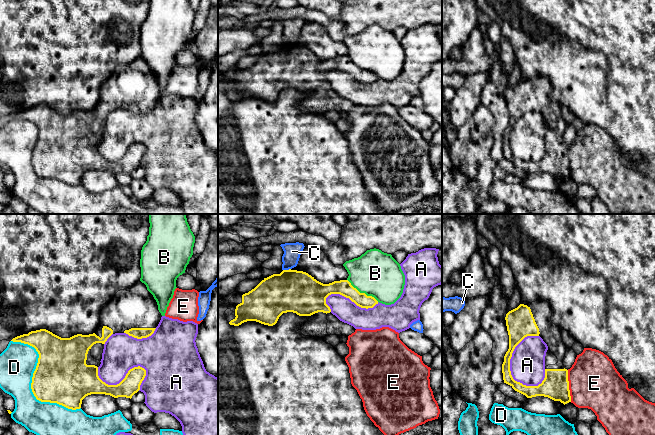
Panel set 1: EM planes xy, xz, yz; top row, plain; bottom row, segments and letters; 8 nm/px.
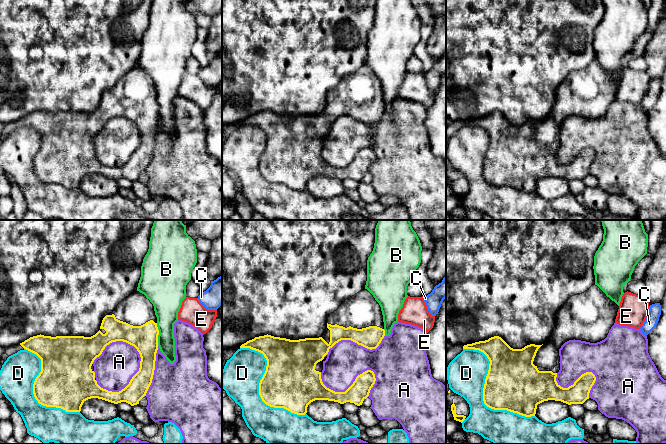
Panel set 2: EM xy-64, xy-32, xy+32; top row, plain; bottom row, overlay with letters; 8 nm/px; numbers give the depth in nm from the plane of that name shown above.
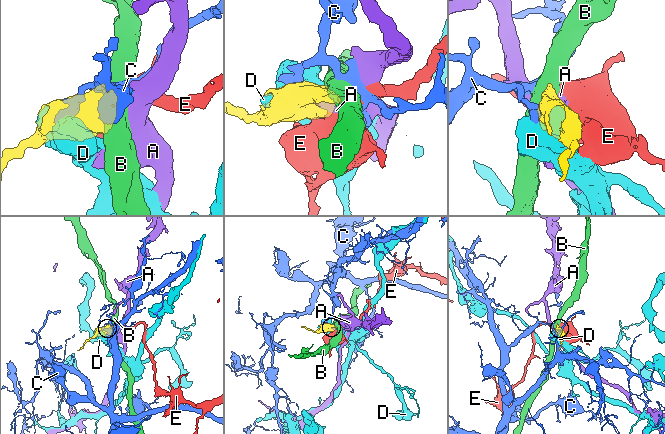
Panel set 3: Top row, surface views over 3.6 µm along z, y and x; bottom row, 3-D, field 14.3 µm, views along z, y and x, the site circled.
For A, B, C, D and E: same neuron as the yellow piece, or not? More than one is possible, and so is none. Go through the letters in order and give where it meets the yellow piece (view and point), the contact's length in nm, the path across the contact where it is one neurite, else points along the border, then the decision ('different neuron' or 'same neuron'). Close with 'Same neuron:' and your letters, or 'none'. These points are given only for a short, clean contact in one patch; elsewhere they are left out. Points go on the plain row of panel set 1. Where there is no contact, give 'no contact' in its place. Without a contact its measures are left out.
A: yz (510, 134) | 420 nm | different neuron
B: xz (362, 69) | 320 nm | different neuron
C: xz (286, 46) | 70 nm | along xz (290, 44), (283, 46) | different neuron
D: xy (31, 160) | 800 nm | different neuron
E: yz (568, 162) | 260 nm | along yz (567, 146), (571, 177) | different neuron
Same neuron: none

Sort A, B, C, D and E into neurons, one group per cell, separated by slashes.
A / B / C / D / E

